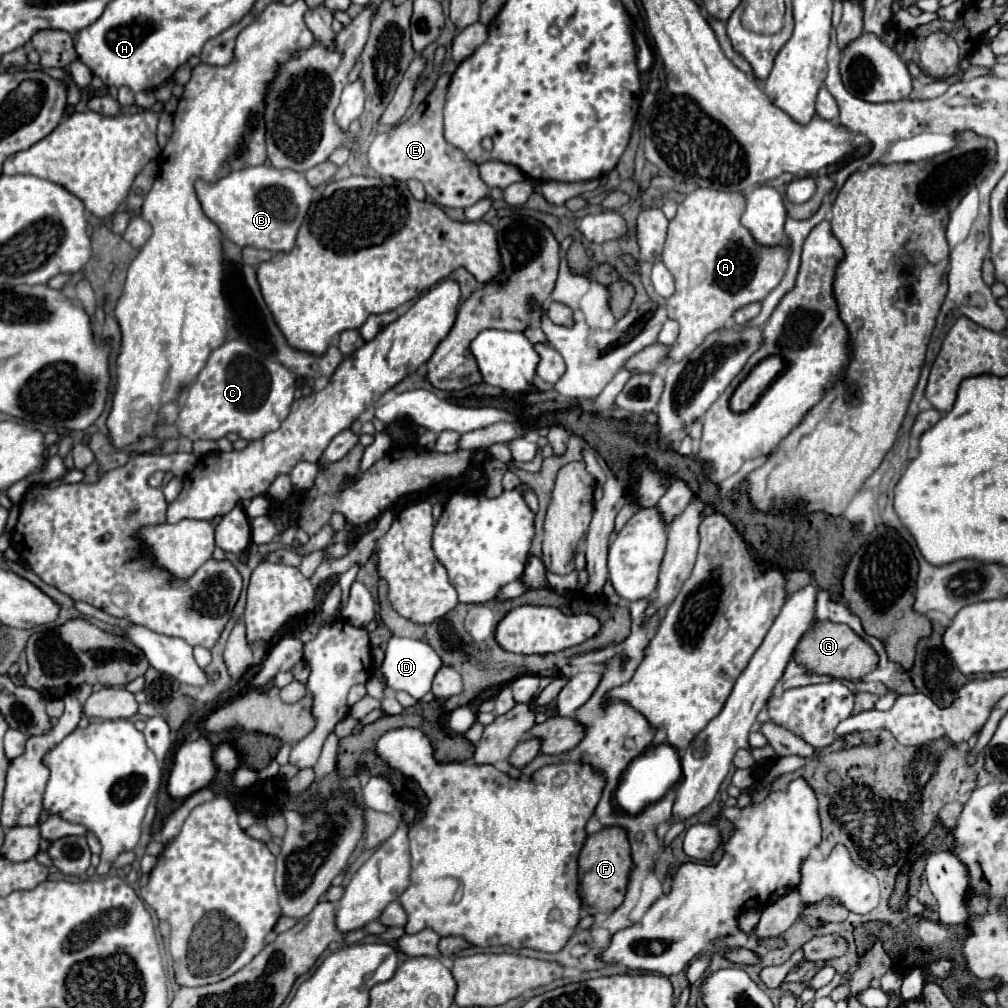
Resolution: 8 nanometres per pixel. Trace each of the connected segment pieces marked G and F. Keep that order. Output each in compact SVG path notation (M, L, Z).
M819 621L813 629L809 629L809 633L803 635L797 649L799 653L795 655L795 661L805 665L811 673L817 673L817 675L857 681L869 675L871 671L875 671L879 665L879 655L867 641L863 641L849 625L831 623L831 621Z
M605 827L599 833L587 837L583 851L579 855L579 885L583 901L589 907L589 913L609 915L623 903L631 869L633 869L631 845L627 831L623 827Z

